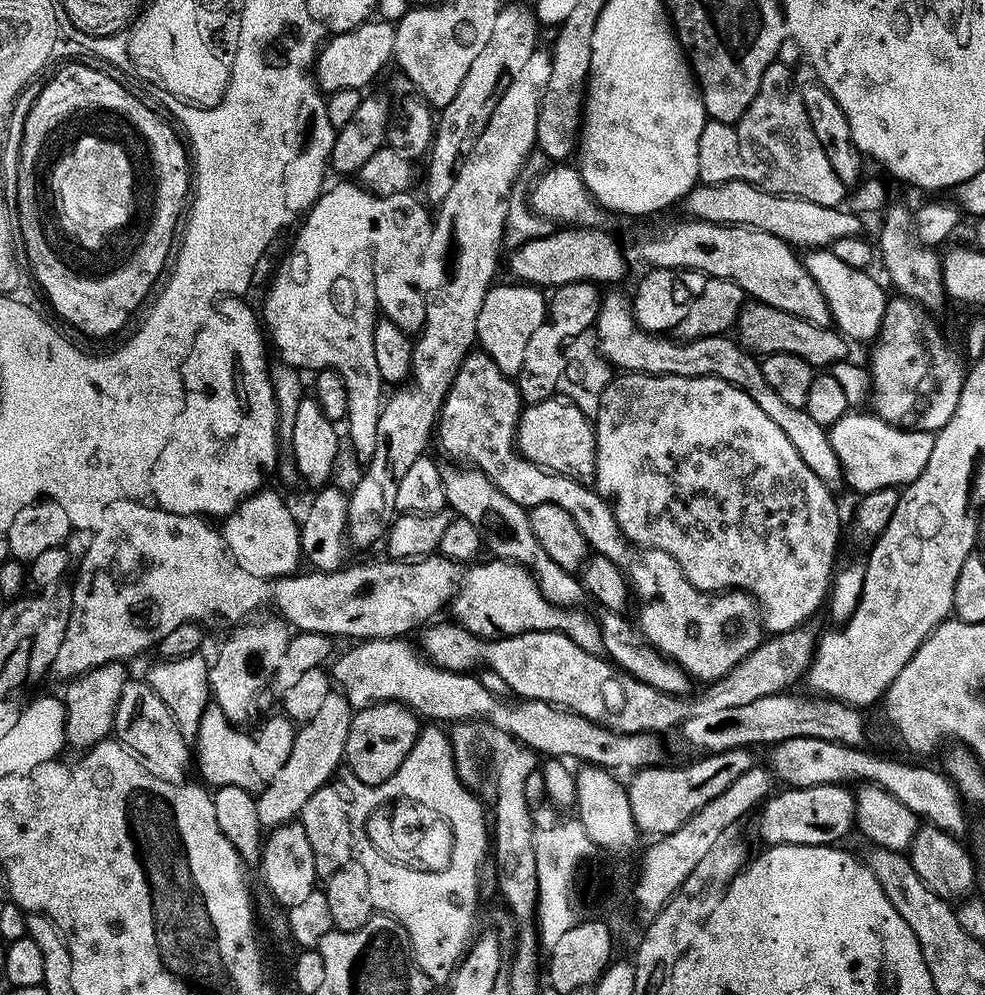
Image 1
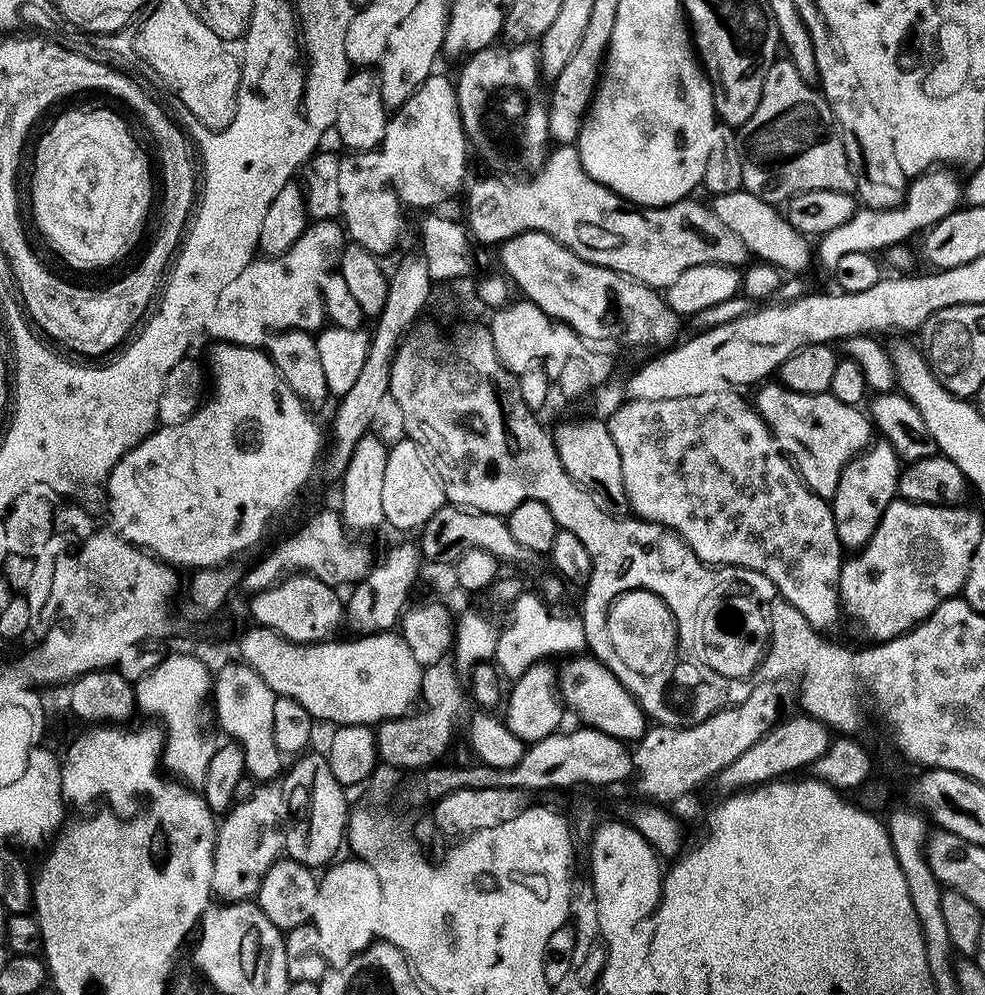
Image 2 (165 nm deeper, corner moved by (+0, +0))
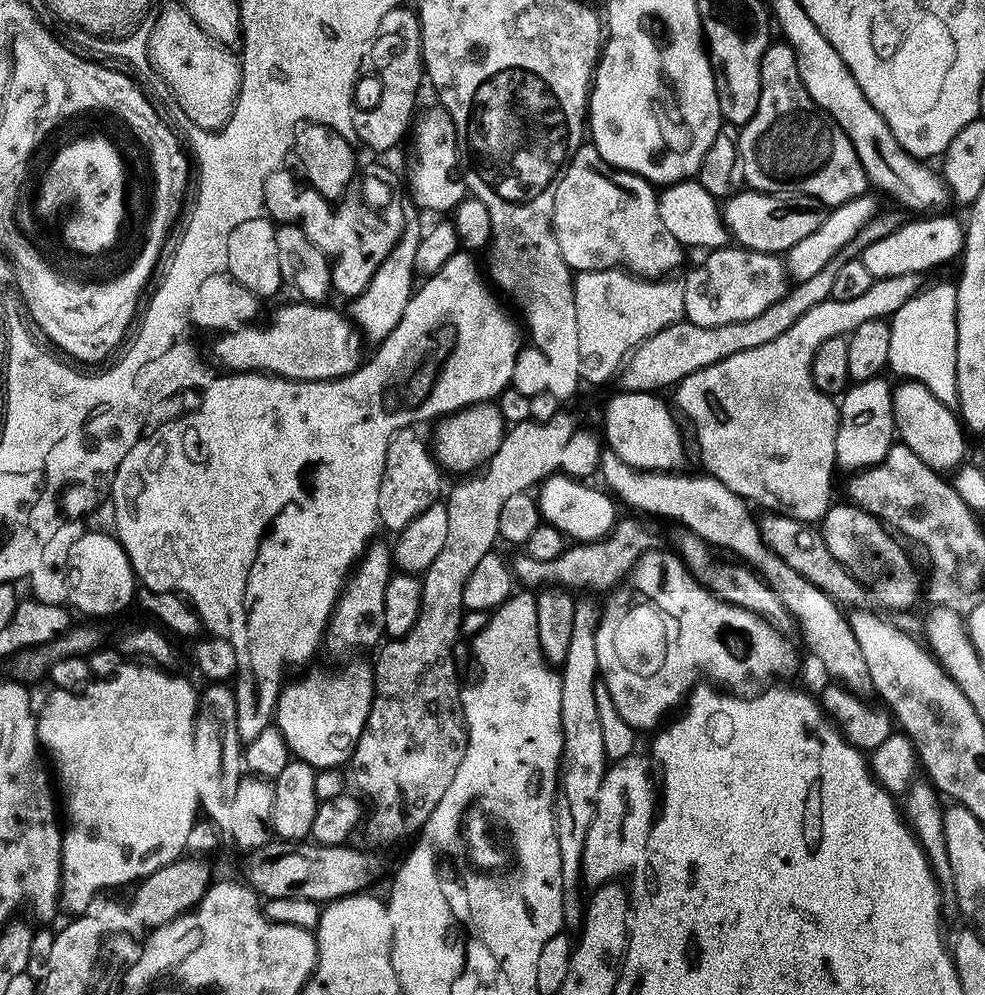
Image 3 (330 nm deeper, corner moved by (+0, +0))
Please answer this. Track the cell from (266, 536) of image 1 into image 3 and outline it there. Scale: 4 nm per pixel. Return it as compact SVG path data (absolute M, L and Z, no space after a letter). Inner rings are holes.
M348 664L337 676L304 676L301 680L285 683L276 697L274 726L286 738L289 753L295 759L306 762L317 770L321 768L340 768L347 765L352 752L362 738L366 718L370 718L372 699L376 693L376 682L371 667L364 664Z

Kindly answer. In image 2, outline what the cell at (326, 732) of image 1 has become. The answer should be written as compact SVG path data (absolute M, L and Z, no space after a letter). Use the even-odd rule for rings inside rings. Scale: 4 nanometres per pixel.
M274 782L257 785L250 798L244 802L235 803L228 810L223 819L219 821L216 831L211 886L213 895L217 899L227 903L236 903L255 897L266 870L284 852L283 820L287 814L287 799L283 794L283 789Z

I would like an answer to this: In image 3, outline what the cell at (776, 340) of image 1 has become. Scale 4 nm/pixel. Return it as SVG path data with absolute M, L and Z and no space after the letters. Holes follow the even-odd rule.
M901 379L892 389L895 435L899 443L910 446L926 466L941 474L951 473L965 463L962 420L949 405L943 404L926 386L916 380Z

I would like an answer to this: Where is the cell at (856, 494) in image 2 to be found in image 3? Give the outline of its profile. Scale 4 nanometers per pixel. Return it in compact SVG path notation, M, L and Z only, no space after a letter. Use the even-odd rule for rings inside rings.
M876 377L874 379L867 379L866 382L862 383L853 383L844 393L841 397L841 400L839 401L838 407L840 410L840 418L839 418L839 428L838 428L838 436L835 439L835 456L836 456L836 462L837 465L843 469L846 468L848 472L853 471L860 471L863 468L870 468L874 465L876 465L878 462L882 460L886 456L886 454L889 452L889 450L892 448L893 443L895 441L896 435L895 435L895 420L893 418L893 400L892 400L892 389L891 383L886 382L887 379L885 377Z

